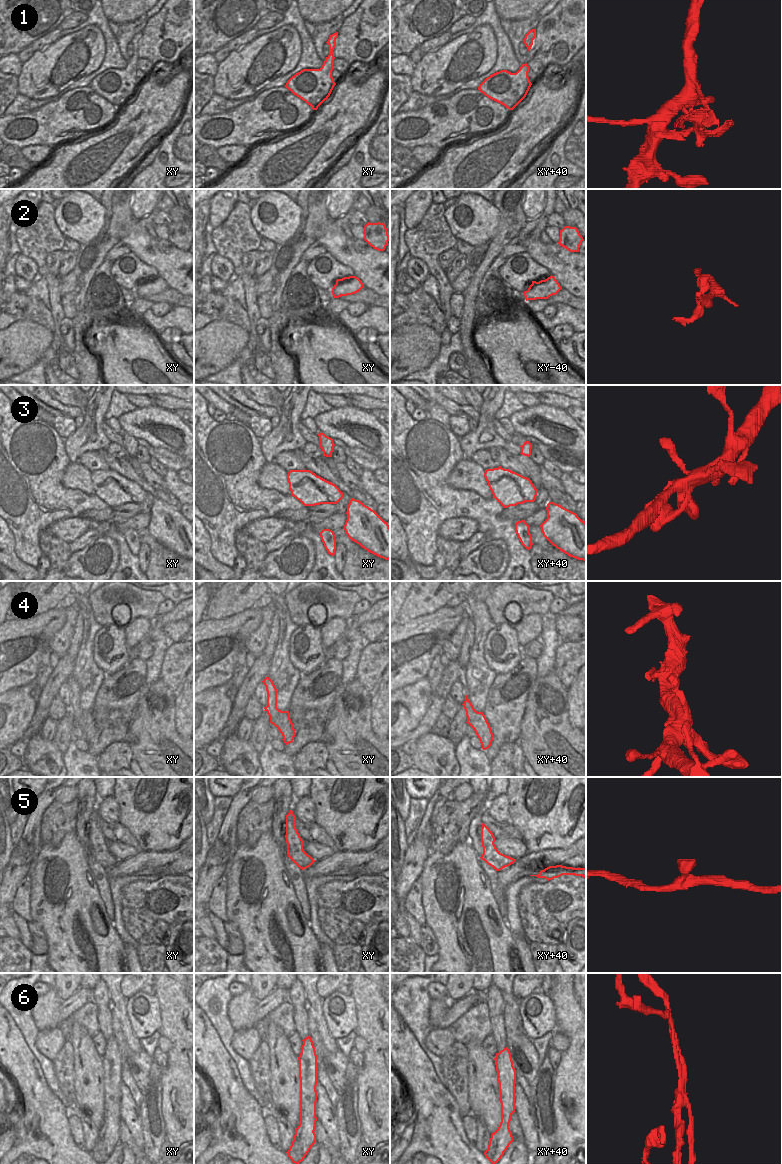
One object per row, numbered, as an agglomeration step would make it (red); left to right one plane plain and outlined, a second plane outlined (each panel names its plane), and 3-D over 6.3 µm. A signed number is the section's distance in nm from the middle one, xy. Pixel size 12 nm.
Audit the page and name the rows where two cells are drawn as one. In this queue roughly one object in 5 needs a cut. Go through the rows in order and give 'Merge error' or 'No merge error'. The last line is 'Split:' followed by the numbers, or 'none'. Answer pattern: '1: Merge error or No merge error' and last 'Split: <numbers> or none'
1: Merge error
2: No merge error
3: No merge error
4: No merge error
5: No merge error
6: Merge error
Split: 1, 6.

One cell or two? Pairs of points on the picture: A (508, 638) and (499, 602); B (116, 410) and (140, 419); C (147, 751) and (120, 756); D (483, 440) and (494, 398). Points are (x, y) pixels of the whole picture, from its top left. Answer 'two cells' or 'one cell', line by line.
A: two cells
B: two cells
C: two cells
D: one cell

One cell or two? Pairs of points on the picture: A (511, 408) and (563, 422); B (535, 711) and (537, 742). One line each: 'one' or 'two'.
A: two
B: one

